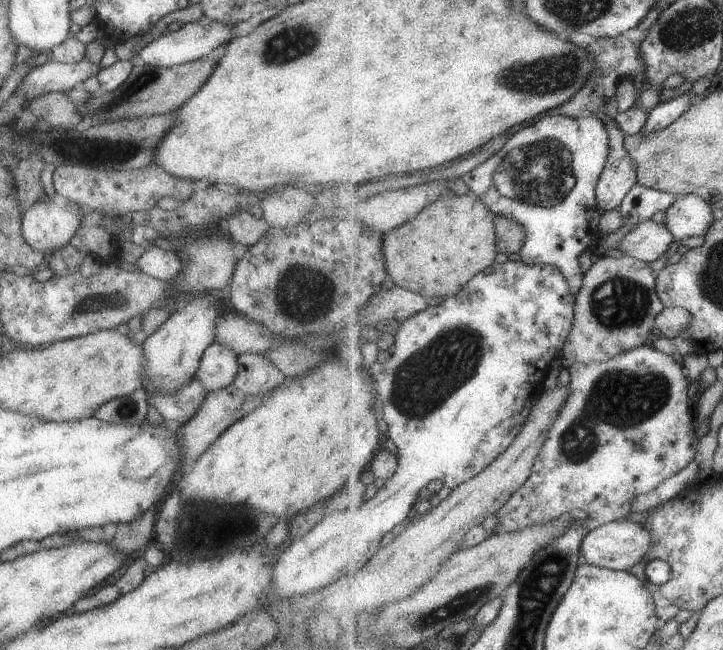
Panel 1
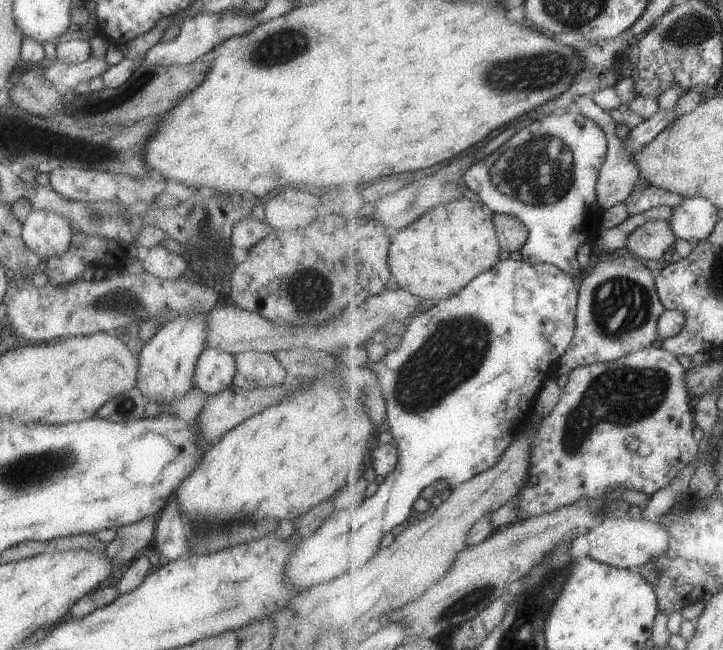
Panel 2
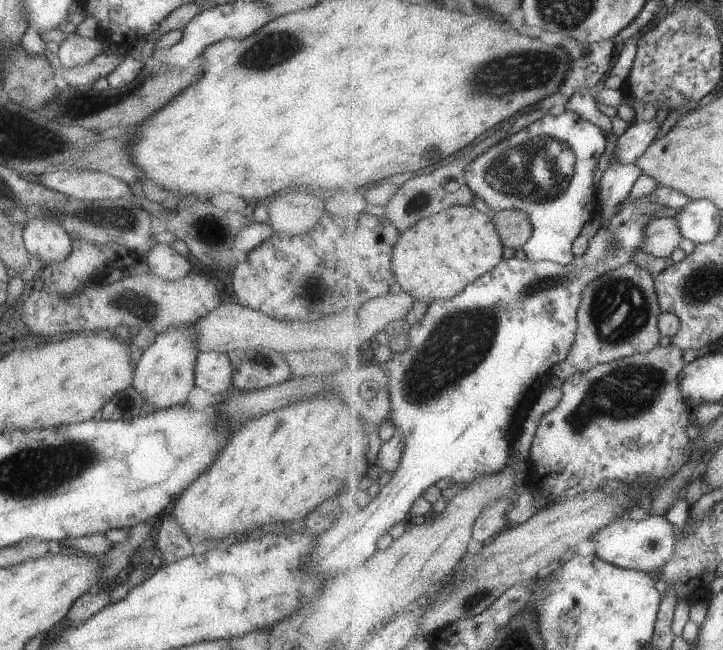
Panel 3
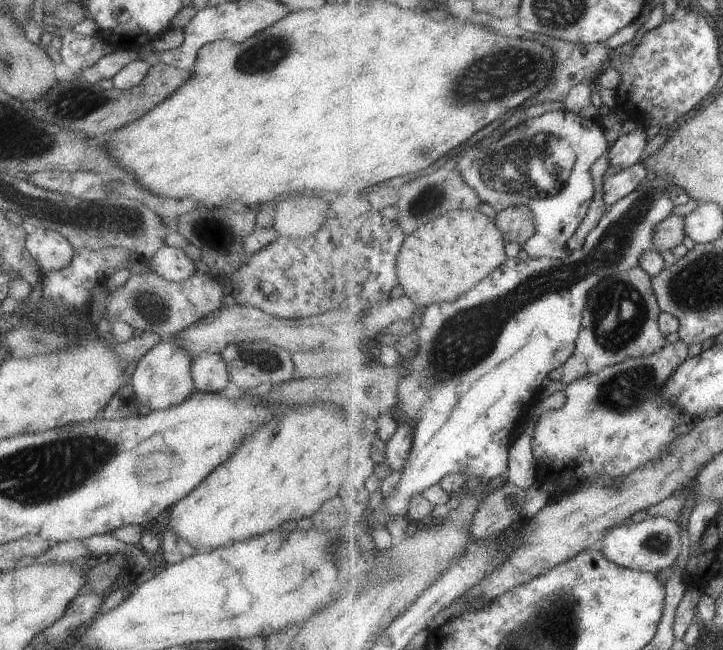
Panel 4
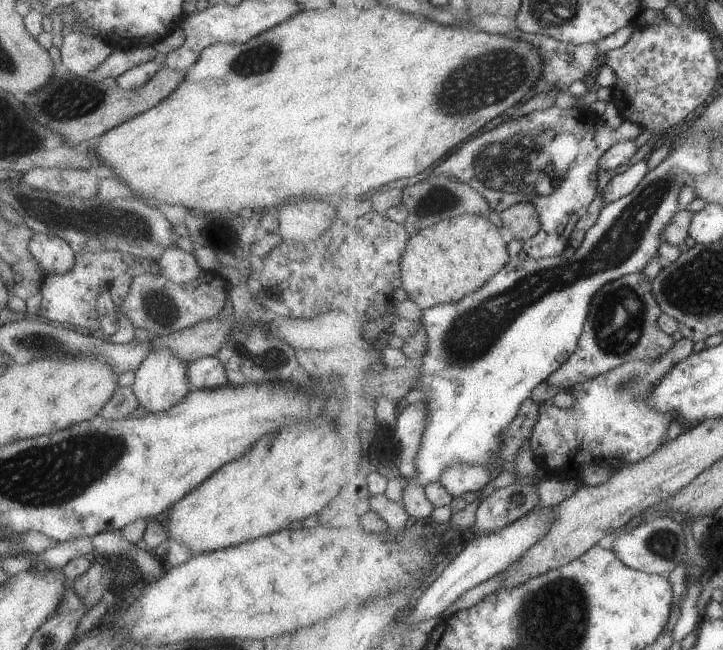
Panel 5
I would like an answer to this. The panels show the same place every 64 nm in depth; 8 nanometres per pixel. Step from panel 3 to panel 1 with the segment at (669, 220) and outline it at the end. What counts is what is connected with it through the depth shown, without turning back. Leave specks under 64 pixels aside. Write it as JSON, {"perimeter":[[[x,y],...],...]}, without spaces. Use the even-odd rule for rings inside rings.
{"perimeter":[[[649,219],[638,223],[634,230],[625,233],[618,249],[625,256],[648,263],[665,255],[675,241],[677,238],[666,223],[656,223]]]}

